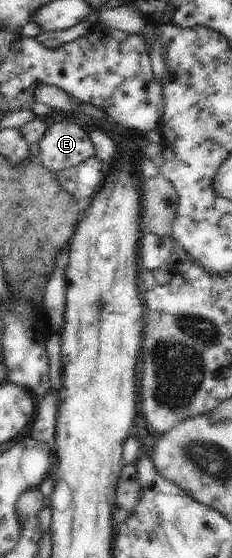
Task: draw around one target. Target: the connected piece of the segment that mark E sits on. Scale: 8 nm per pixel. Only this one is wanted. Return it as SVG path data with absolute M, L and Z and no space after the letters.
M62 117L47 129L38 144L39 162L56 173L80 165L95 155L95 145L88 133Z

